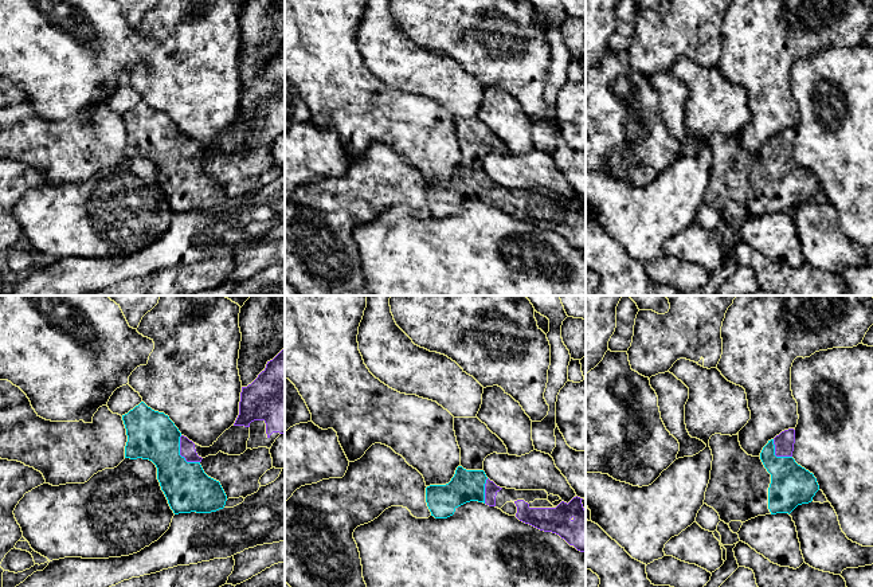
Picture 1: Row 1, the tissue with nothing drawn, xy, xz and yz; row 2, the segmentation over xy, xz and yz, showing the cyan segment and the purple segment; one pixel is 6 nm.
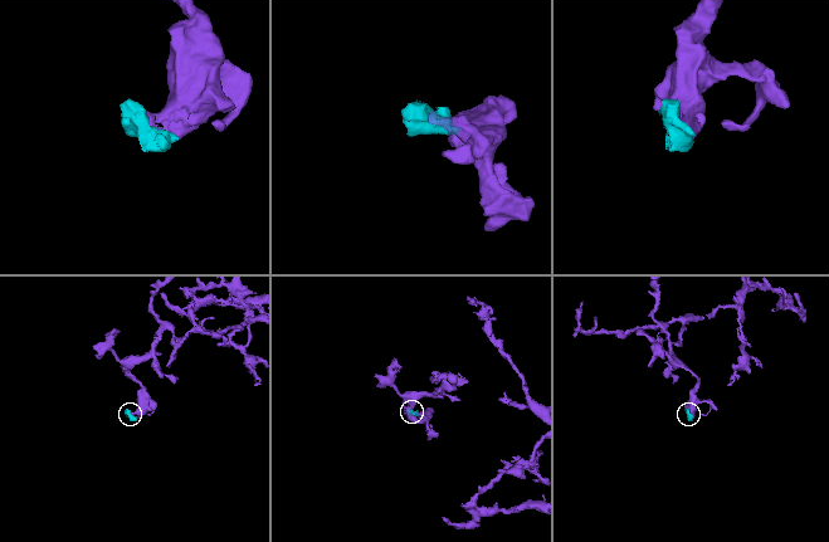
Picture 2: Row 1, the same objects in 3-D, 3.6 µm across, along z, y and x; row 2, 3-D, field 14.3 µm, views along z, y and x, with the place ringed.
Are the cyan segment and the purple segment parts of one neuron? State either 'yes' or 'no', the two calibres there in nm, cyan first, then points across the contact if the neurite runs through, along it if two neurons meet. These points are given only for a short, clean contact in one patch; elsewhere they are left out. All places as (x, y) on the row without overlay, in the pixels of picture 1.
yes | 300/100 nm

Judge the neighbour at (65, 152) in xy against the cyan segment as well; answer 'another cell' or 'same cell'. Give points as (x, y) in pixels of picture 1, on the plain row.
another cell

